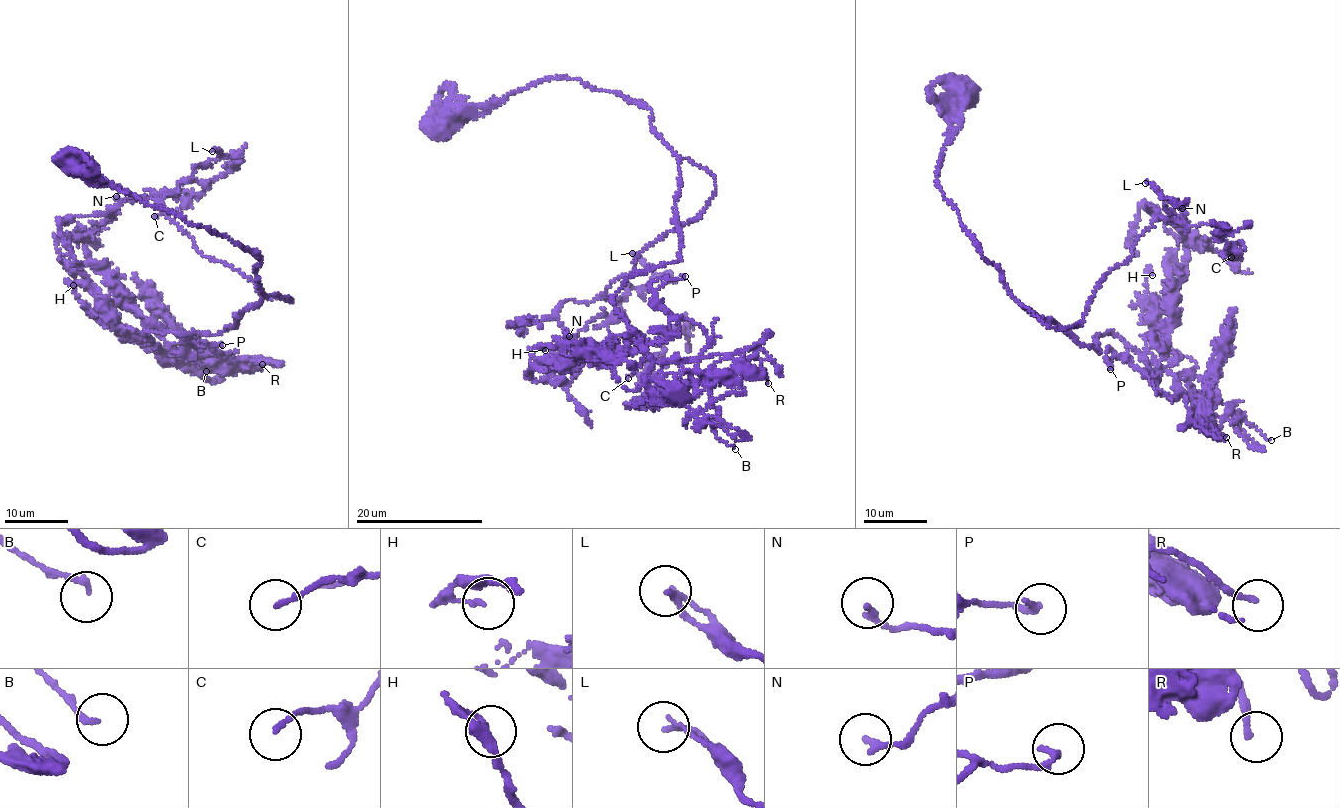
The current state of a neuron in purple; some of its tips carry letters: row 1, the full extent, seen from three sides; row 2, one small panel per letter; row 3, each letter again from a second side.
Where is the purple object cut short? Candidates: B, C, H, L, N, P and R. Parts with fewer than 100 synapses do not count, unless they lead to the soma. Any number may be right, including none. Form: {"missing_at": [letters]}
{"missing_at": ["R"]}

